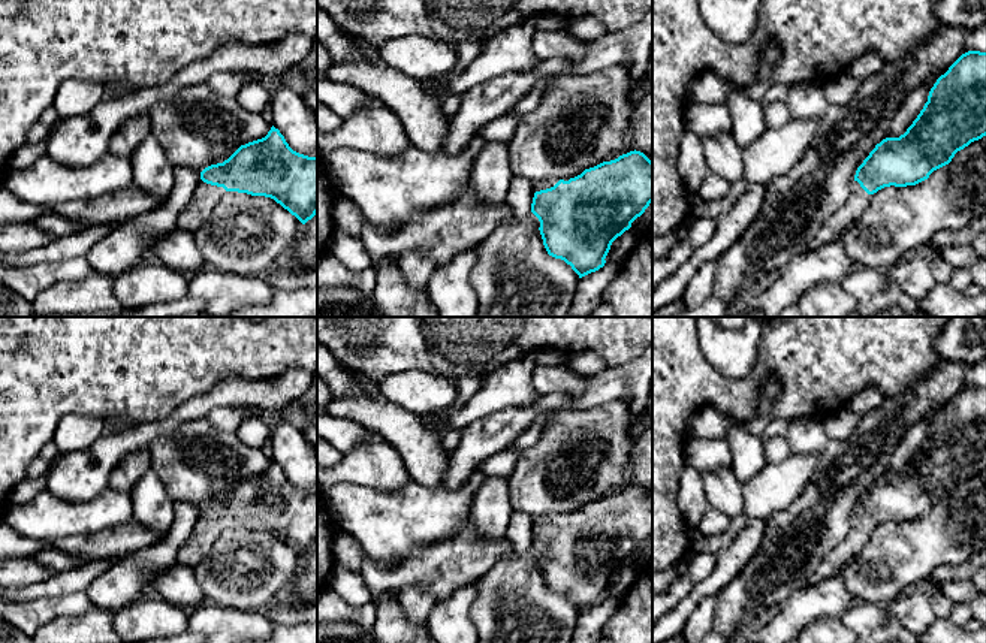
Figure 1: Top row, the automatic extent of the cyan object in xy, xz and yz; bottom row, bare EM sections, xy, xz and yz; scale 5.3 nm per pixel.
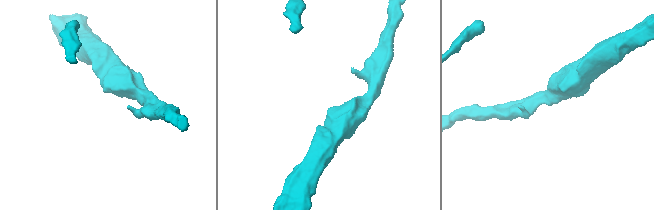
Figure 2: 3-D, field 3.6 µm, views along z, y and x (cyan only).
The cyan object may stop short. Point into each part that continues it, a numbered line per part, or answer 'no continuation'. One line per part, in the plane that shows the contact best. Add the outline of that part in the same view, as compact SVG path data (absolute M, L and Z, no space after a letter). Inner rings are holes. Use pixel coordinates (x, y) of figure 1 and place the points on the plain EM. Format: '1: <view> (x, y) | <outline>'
1: xy (205, 531) | M200 514L193 528L193 532L178 549L177 562L192 568L197 567L197 564L203 559L203 556L211 549L215 538L226 528L227 526L223 522L211 520Z

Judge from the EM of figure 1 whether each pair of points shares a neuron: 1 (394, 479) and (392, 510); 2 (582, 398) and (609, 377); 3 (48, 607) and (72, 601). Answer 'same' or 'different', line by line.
1: different
2: same
3: same

